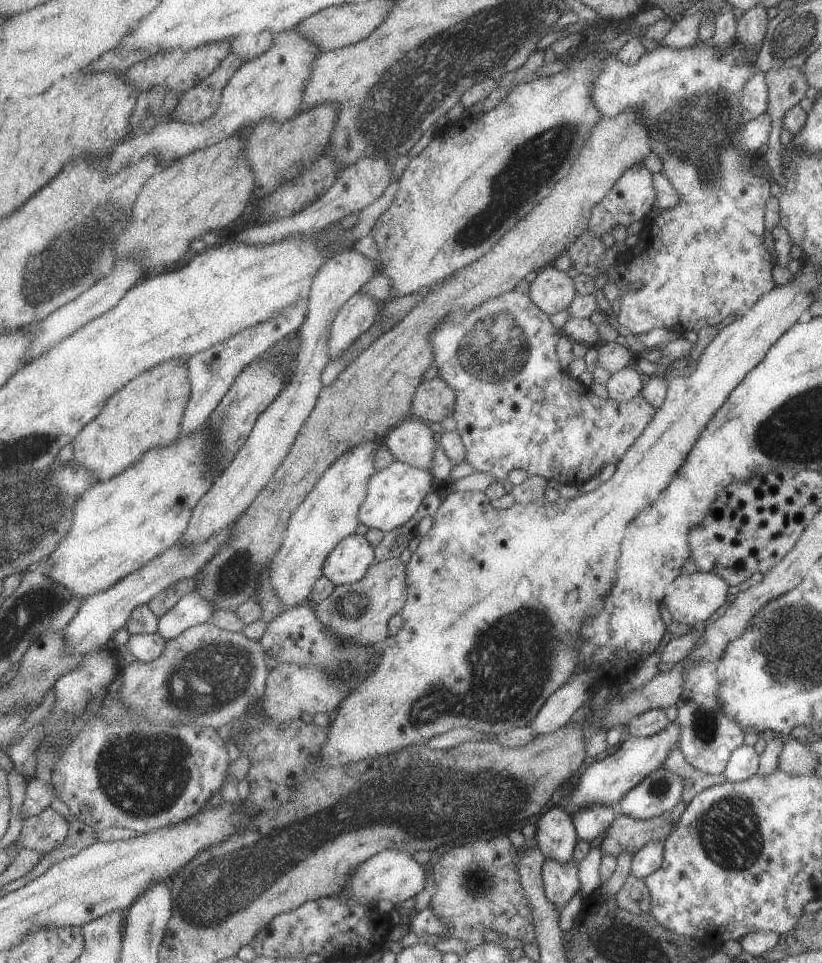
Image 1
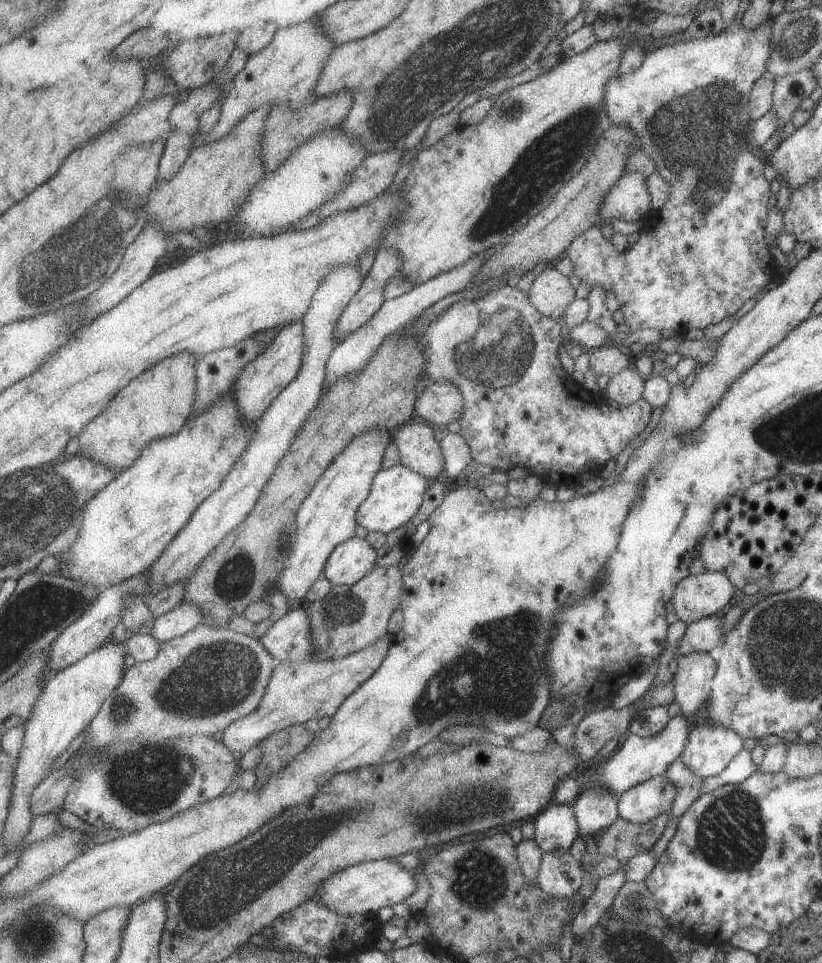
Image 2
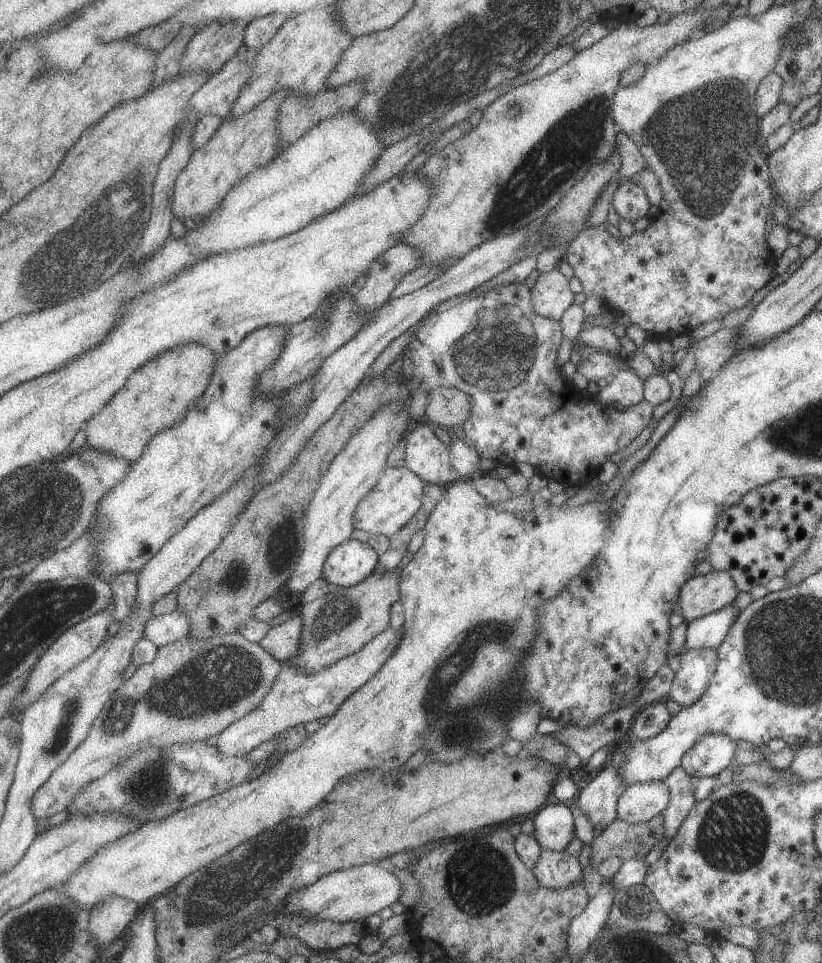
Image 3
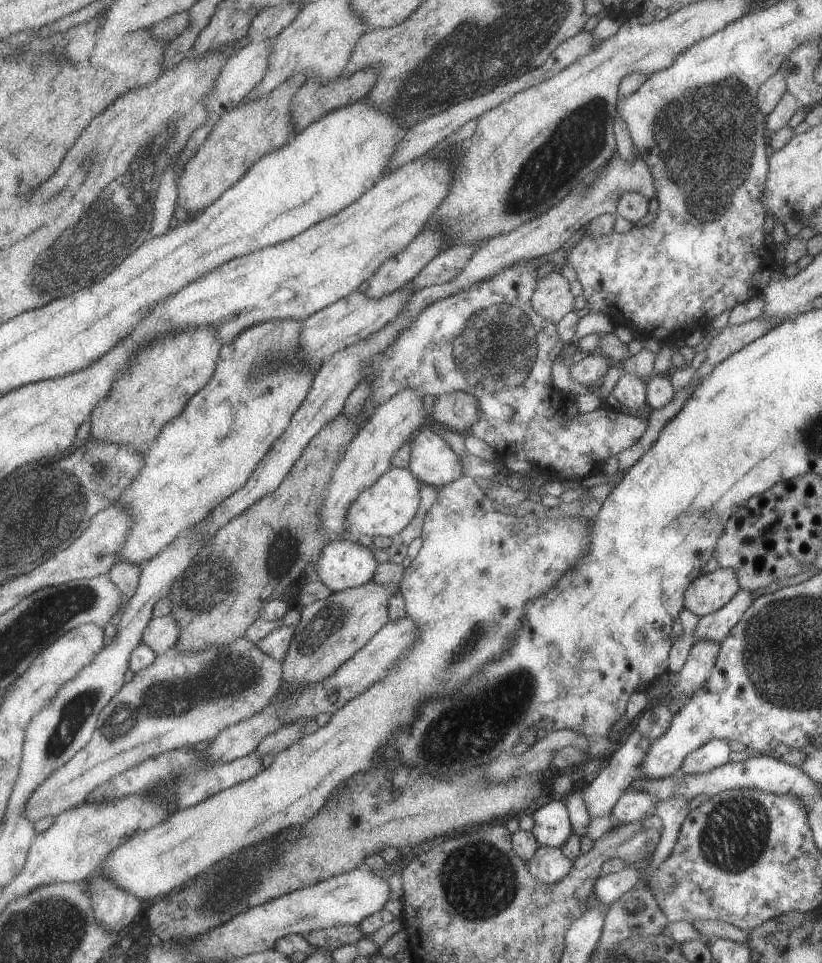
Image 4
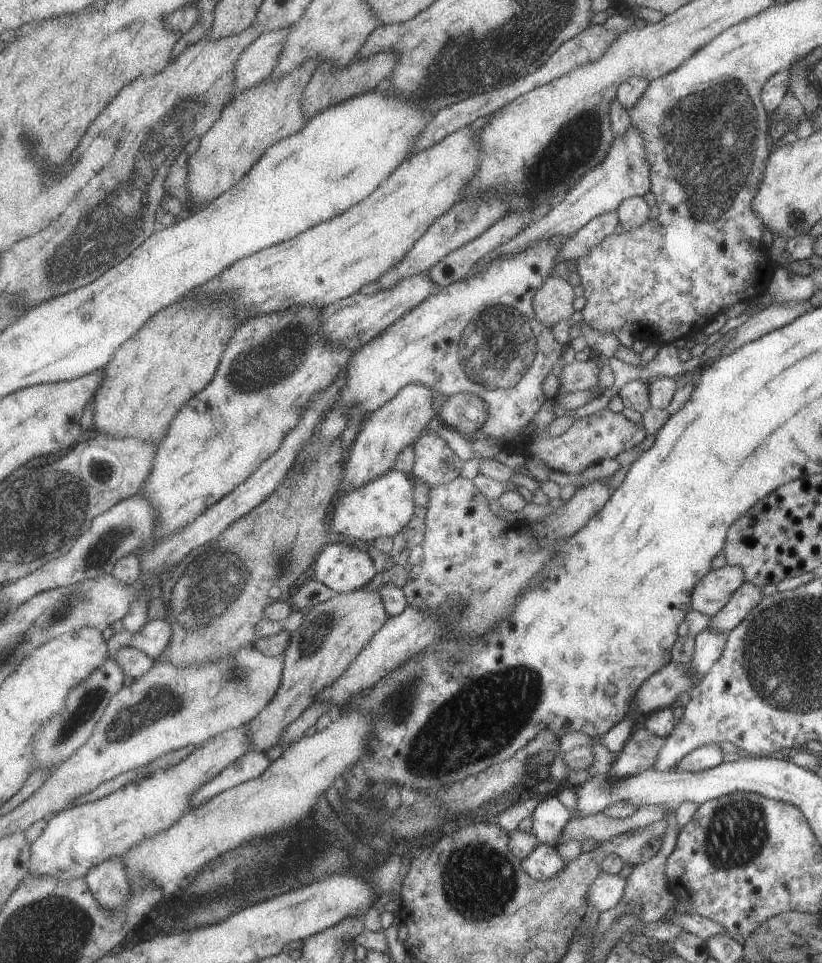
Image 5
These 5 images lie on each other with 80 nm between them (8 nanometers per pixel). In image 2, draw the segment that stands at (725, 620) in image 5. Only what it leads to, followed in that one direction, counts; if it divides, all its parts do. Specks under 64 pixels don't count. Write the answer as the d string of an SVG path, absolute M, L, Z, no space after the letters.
M714 615L707 616L706 618L691 622L687 625L686 634L679 640L678 643L678 654L676 655L676 659L679 655L690 654L693 652L700 652L700 651L711 651L715 646L722 644L724 638L724 629L722 628L722 618L717 618Z

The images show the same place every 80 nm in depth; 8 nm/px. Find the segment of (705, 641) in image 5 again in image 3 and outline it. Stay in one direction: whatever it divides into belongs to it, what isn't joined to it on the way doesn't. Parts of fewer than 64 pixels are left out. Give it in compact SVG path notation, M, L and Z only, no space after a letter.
M701 648L681 653L679 669L674 673L667 700L672 700L681 707L693 704L703 696L708 688L710 677L717 666L715 650Z

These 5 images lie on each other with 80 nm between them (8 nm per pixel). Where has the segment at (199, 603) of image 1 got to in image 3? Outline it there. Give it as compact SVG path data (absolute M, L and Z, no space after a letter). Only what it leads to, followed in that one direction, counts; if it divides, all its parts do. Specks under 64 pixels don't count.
M175 610L170 614L153 617L146 625L145 634L157 648L161 649L167 644L177 642L190 635L193 628L193 620L181 610Z

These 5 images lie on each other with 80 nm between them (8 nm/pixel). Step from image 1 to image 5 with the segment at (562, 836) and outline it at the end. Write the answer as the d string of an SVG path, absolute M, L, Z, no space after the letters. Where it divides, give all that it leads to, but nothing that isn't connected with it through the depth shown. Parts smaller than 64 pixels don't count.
M547 796L533 809L531 818L534 837L543 844L555 846L556 838L571 817L556 796Z

